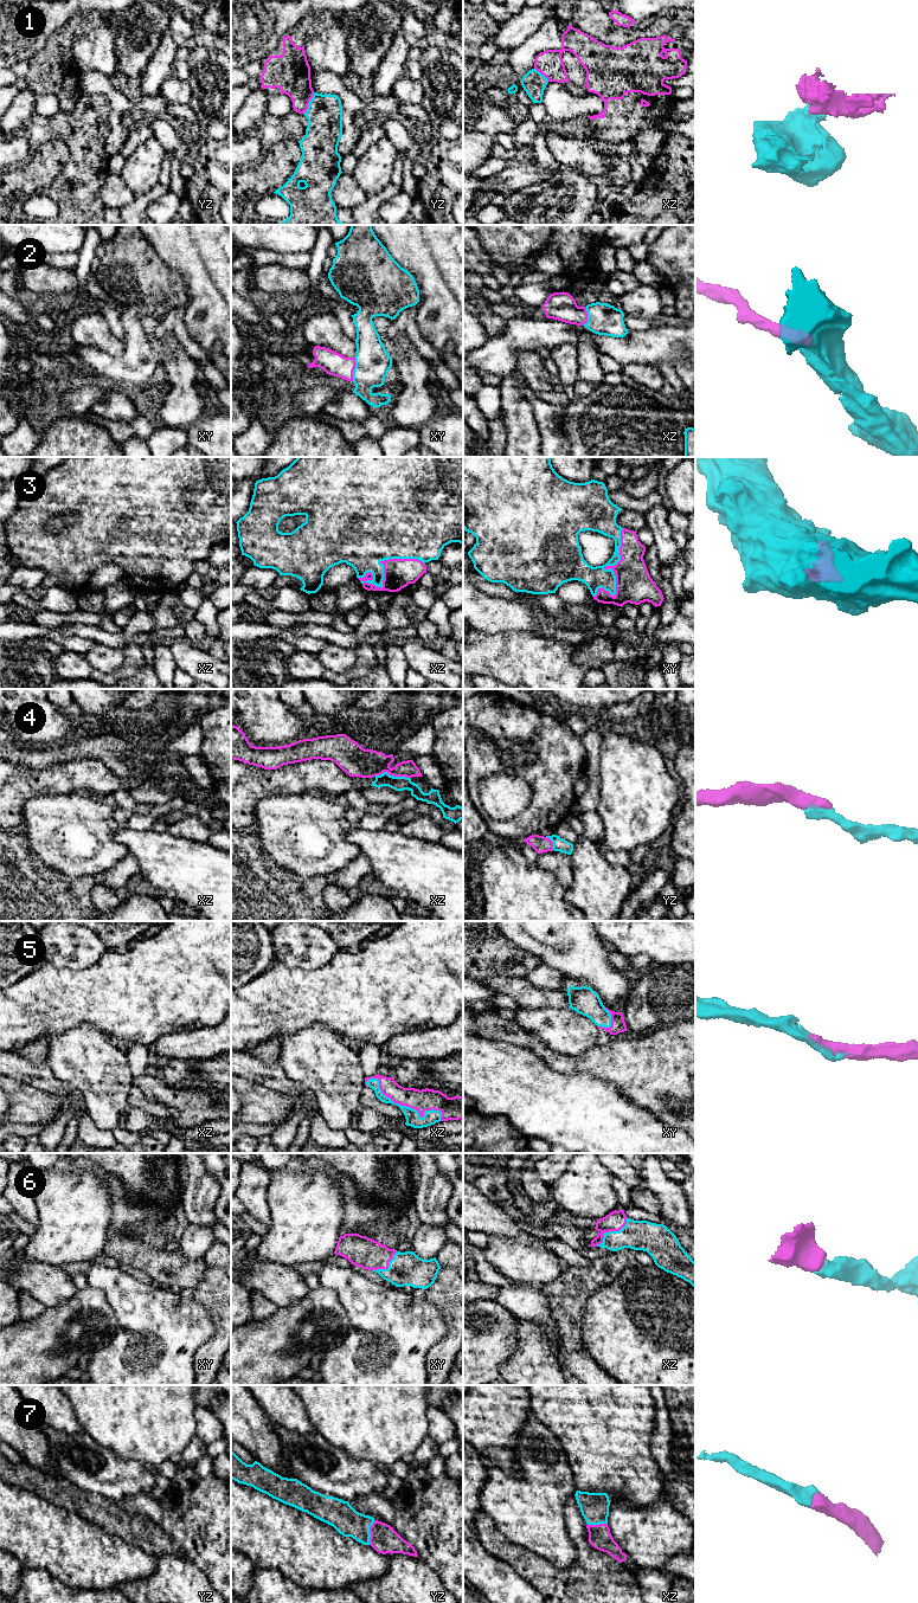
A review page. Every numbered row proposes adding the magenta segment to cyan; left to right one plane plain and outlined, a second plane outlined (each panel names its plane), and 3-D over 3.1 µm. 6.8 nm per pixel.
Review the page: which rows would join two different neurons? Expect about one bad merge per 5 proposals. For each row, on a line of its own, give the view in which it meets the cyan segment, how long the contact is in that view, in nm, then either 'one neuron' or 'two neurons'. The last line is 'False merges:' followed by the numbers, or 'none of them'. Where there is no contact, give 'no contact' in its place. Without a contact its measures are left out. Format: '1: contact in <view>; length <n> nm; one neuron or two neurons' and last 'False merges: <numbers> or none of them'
1: contact in yz; length 170 nm; two neurons
2: contact in xy; length 170 nm; one neuron
3: contact in xz; length 460 nm; one neuron
4: contact in xz; length 240 nm; one neuron
5: contact in xz; length 600 nm; one neuron
6: contact in xz; length 300 nm; one neuron
7: contact in yz; length 170 nm; one neuron
False merges: 1

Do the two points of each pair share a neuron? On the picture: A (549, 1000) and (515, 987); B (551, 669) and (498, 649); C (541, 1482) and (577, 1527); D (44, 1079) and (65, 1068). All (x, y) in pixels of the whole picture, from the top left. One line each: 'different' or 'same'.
A: same
B: same
C: different
D: different

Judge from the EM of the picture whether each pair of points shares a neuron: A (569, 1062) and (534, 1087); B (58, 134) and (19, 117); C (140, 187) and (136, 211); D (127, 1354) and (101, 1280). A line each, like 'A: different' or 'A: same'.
A: different
B: different
C: different
D: same

